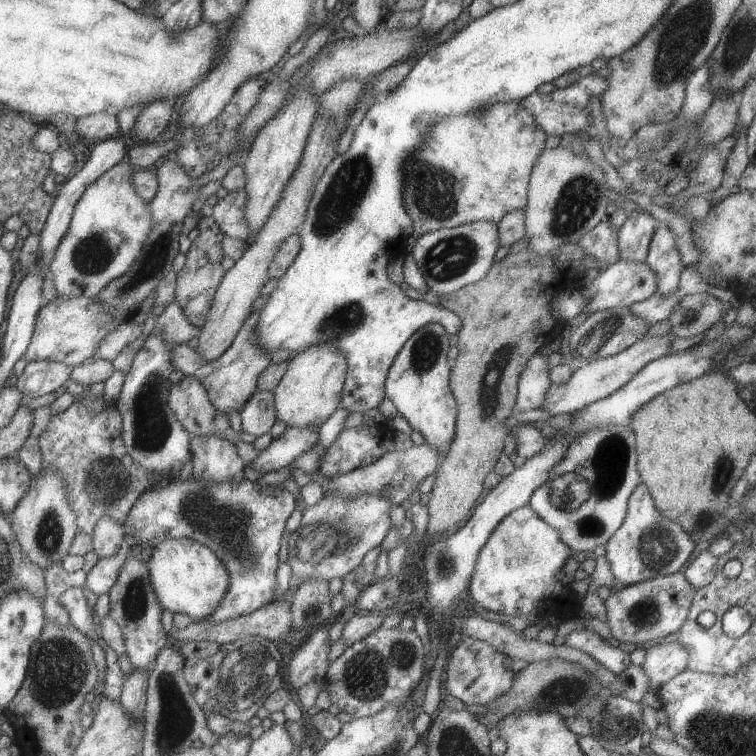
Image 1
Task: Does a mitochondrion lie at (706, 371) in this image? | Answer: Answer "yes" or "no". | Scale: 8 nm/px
no

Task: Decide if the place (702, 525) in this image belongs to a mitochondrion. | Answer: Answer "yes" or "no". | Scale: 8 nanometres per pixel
yes

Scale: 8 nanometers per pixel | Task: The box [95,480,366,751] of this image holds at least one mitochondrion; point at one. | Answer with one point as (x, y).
(235, 682)

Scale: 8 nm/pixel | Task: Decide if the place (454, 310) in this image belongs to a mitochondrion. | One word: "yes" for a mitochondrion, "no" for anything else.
no

